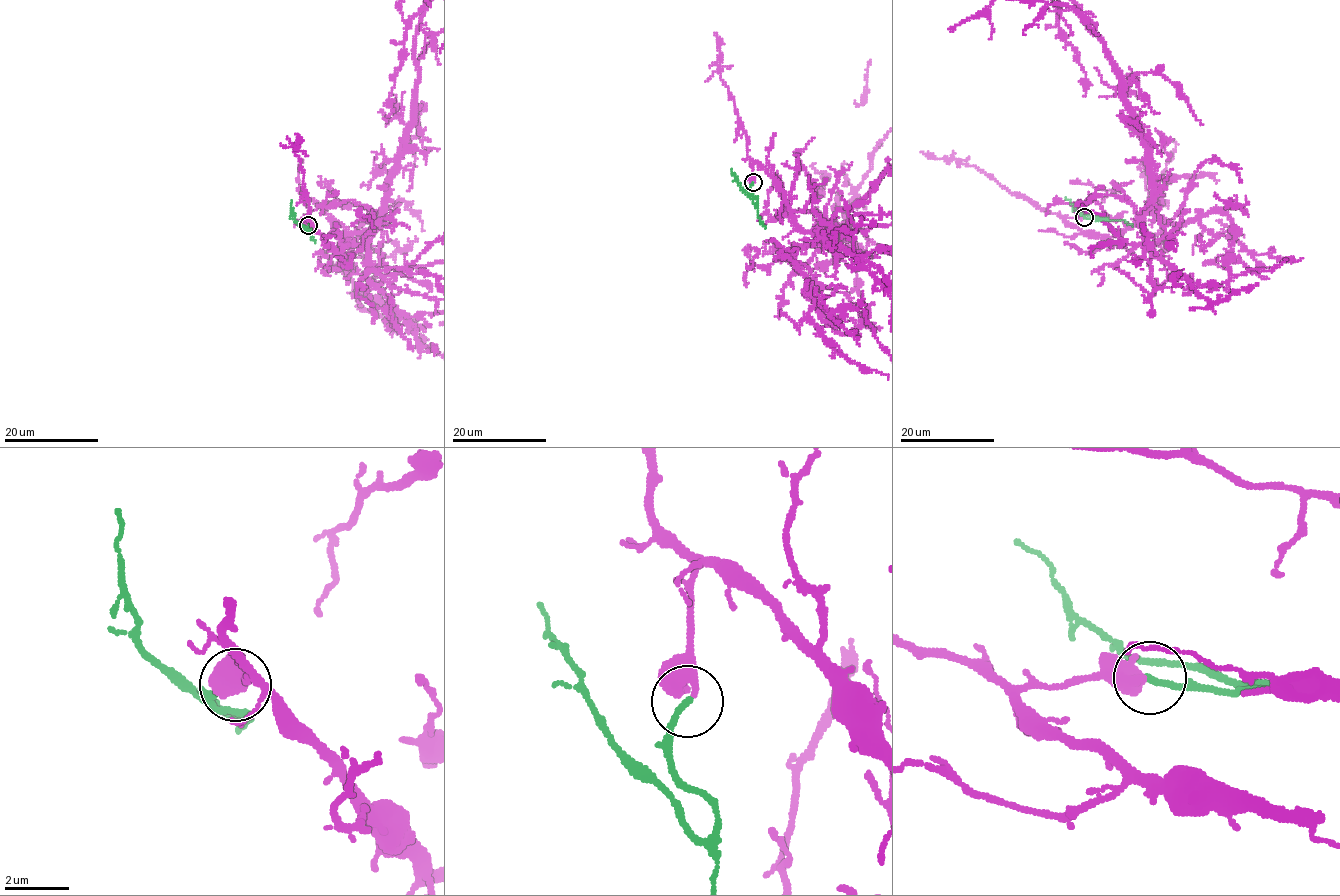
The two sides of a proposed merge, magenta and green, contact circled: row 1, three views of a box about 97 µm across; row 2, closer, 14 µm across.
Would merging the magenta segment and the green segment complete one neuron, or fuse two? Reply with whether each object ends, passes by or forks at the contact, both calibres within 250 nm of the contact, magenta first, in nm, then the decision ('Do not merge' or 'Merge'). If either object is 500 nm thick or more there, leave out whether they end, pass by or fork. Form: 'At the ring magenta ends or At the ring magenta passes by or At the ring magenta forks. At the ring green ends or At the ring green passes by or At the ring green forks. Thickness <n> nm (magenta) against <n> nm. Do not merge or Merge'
At the ring magenta ends. At the ring green ends. Thickness 360 nm (magenta) against 200 nm. Merge

